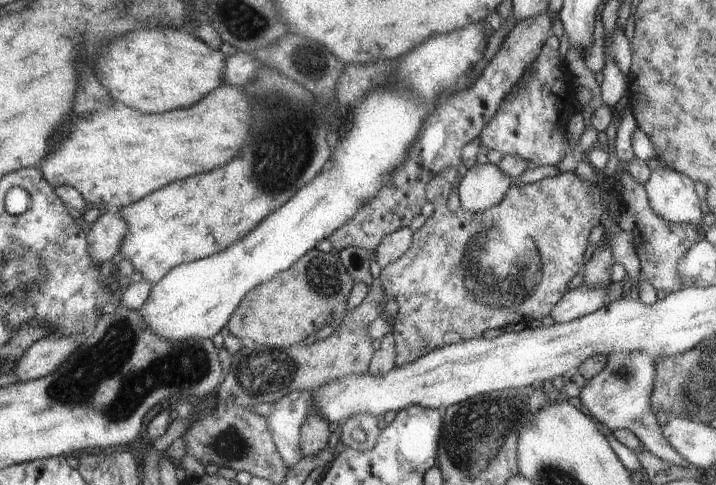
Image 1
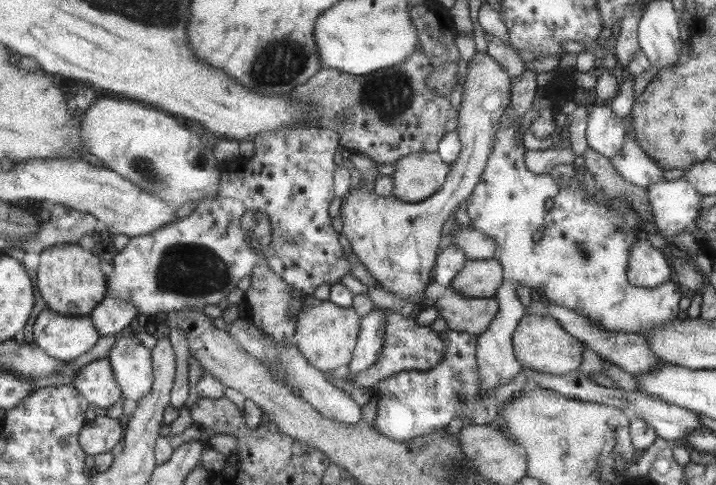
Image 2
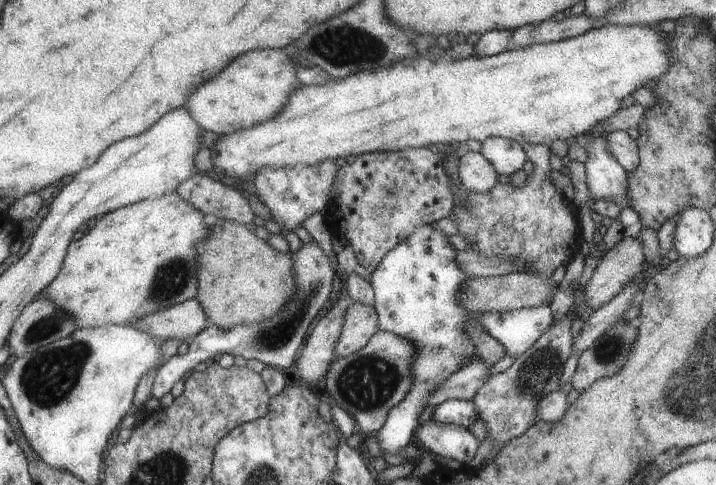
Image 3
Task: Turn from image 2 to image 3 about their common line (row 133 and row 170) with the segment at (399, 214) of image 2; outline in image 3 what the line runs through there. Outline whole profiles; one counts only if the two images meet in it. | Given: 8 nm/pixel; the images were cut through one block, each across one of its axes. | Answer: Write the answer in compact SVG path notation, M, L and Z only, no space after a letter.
M462 150L458 157L459 183L465 192L483 193L497 183L494 165L481 152Z

